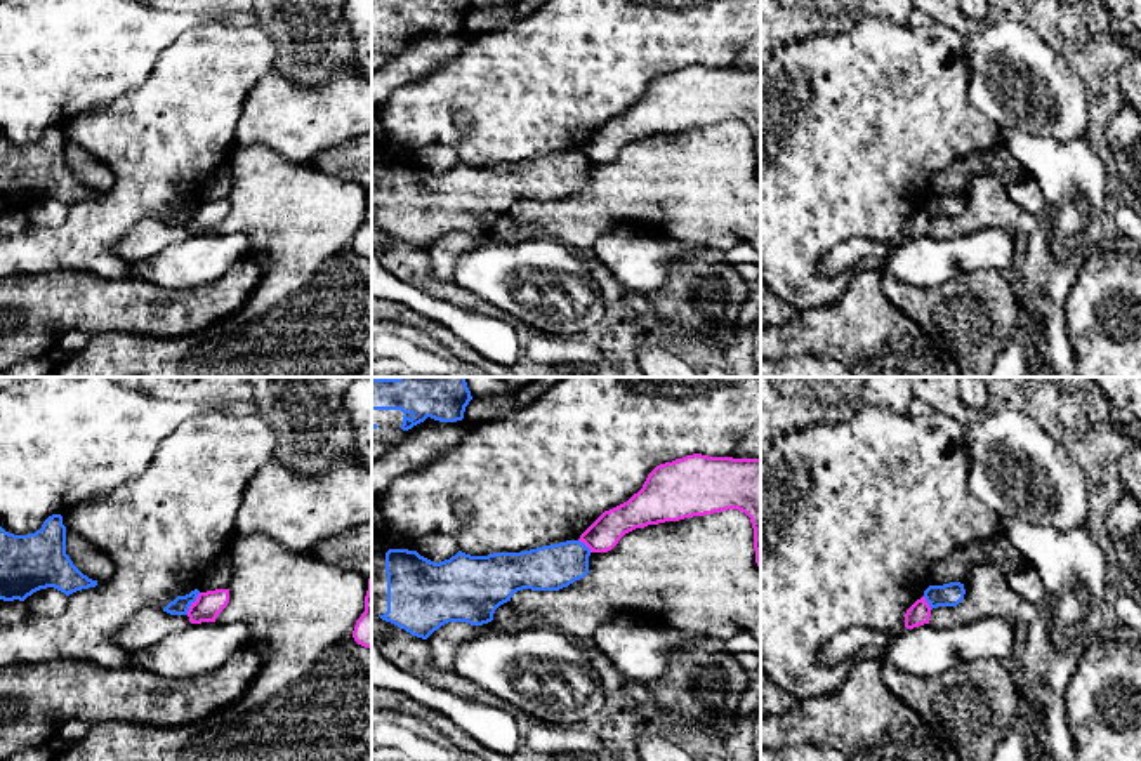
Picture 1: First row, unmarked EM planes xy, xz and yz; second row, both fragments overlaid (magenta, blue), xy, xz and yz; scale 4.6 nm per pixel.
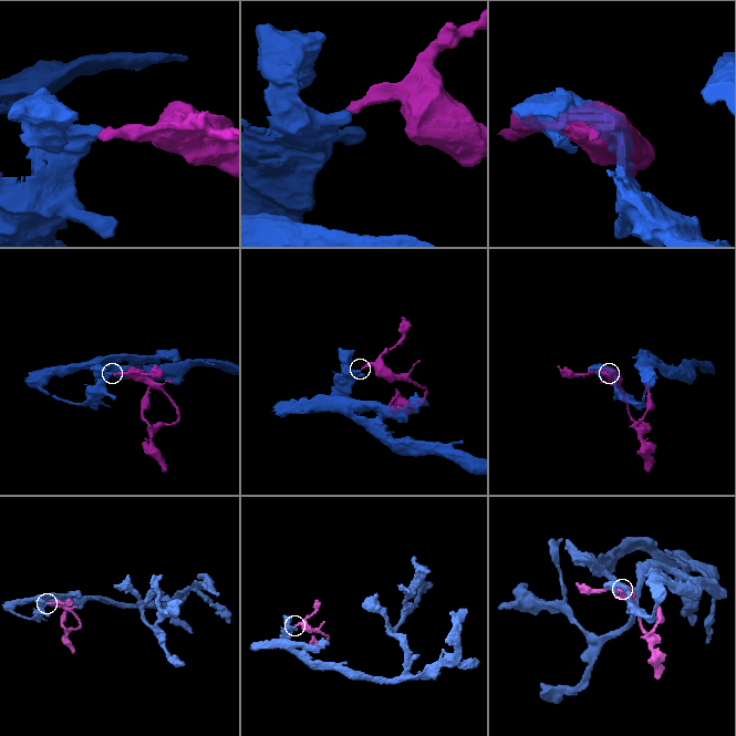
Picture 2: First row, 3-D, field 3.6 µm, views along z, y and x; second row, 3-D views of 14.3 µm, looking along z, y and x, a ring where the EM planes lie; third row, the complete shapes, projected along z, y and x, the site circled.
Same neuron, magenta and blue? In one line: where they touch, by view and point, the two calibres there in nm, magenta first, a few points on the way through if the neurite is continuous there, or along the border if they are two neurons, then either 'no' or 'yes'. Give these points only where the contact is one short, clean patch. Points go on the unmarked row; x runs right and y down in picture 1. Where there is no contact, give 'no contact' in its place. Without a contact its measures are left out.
meets magenta in xy at (193, 214); 120 nm thick on the magenta side, 80 nm on the other; border along xy (200, 204), (186, 224); no

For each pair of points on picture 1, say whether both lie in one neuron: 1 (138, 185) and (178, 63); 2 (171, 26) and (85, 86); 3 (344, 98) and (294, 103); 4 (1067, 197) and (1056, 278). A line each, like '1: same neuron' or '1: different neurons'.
1: same neuron
2: same neuron
3: same neuron
4: same neuron

